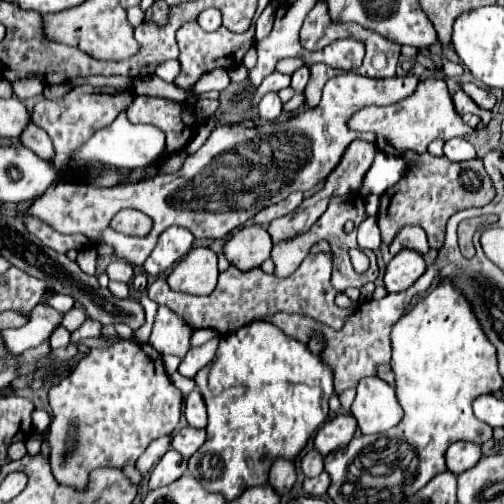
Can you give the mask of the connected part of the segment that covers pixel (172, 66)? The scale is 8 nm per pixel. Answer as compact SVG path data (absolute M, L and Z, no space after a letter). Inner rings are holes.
M165 61L165 63L161 63L161 65L155 69L155 75L161 77L163 81L173 83L175 77L179 75L179 63L177 63L177 61Z

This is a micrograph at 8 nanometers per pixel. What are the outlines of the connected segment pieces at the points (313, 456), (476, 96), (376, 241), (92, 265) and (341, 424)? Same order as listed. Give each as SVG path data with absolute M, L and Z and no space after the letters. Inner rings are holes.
M311 449L301 457L301 471L305 477L317 477L323 471L323 457Z
M463 83L461 87L463 87L463 91L465 91L481 109L493 109L493 105L495 105L495 95L493 95L491 91L481 89L481 87L477 87L475 83Z
M367 217L361 221L361 225L357 227L357 239L361 249L379 249L381 235L377 227L377 217Z
M93 247L79 251L77 265L83 269L83 273L87 273L87 275L95 275L95 269L97 269L97 251L95 251Z
M337 415L331 421L323 423L315 435L315 449L325 457L335 449L347 447L357 429L353 415Z

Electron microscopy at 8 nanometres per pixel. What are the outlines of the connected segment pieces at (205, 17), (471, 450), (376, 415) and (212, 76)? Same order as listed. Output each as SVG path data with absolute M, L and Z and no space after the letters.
M205 9L205 11L201 11L199 13L199 17L197 17L197 23L205 29L205 31L215 31L215 29L219 29L221 27L221 15L219 15L219 11L217 9Z
M457 441L447 449L445 459L447 459L447 469L455 475L461 475L481 459L481 447L469 441Z
M379 377L361 379L351 413L357 417L363 435L383 433L403 419L403 409L395 399L395 389Z
M215 69L215 71L203 75L203 77L197 81L197 85L193 87L193 91L197 91L197 93L223 91L229 83L231 83L231 79L229 79L227 71L225 71L225 69Z

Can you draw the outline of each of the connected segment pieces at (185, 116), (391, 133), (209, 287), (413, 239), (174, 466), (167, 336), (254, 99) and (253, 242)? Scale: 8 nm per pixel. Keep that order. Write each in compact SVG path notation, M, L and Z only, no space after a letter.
M141 95L127 109L127 117L131 123L149 123L165 133L165 151L159 159L185 149L185 145L197 133L197 119L193 115L193 109L173 99Z
M443 79L421 81L411 97L393 103L389 107L375 107L375 105L363 107L355 115L351 115L347 125L351 125L353 131L373 131L377 135L379 151L395 157L401 157L405 151L421 155L427 151L427 145L435 139L449 141L453 137L467 137L475 133L475 129L465 125L463 119L455 113L451 95Z
M197 247L173 267L167 283L173 291L209 295L217 285L217 275L217 255L207 247Z
M407 225L407 227L403 227L397 235L395 235L395 239L393 239L393 243L389 245L389 251L391 251L391 255L397 255L401 249L415 249L415 251L419 251L419 253L427 253L429 251L429 245L427 245L427 237L425 237L425 231L419 227L419 225Z
M169 449L163 459L153 467L153 471L149 473L149 489L157 489L157 487L165 487L171 481L177 481L183 471L187 469L187 461L173 449Z
M159 305L149 343L163 356L176 355L182 358L190 349L193 332L189 323L183 323L183 319L179 319L179 315L175 315L169 307Z
M271 73L269 77L265 77L263 79L263 83L255 89L255 93L249 97L249 103L251 105L257 105L259 103L259 99L265 95L265 93L269 93L269 91L281 91L281 89L285 89L285 87L289 87L289 83L291 83L291 75L283 75L283 73Z
M247 225L233 233L231 239L223 245L223 255L233 267L249 271L269 259L271 249L273 243L269 233L259 225Z

